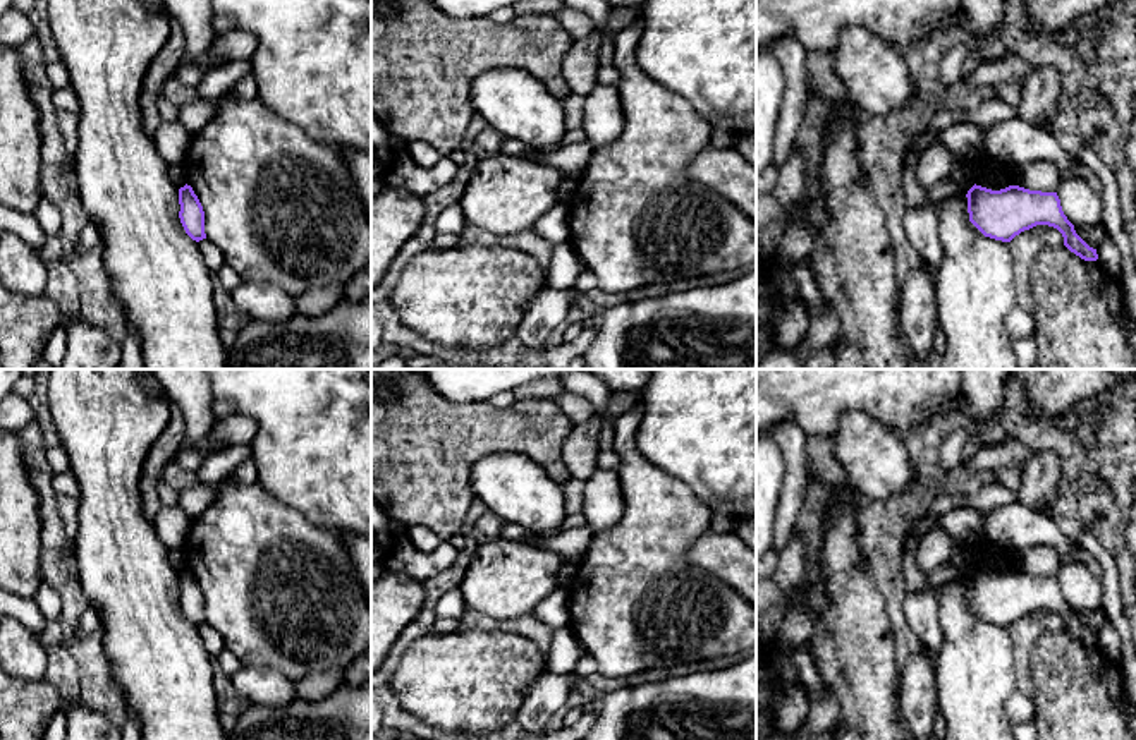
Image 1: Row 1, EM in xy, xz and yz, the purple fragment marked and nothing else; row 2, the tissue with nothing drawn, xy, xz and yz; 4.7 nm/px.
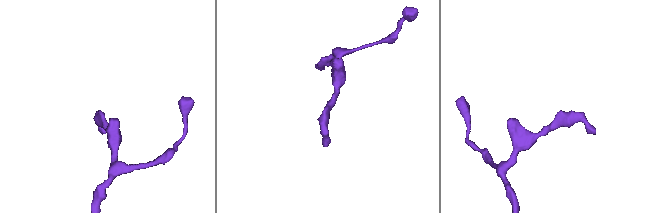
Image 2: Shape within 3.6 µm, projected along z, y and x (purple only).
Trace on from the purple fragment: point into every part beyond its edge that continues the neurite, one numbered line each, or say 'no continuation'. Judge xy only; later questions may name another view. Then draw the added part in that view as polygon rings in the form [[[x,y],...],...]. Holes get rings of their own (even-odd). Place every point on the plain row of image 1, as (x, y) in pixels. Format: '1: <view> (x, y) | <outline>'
no continuation

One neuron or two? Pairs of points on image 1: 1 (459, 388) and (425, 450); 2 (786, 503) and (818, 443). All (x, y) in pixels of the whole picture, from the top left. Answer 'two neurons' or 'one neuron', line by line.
1: two neurons
2: two neurons

